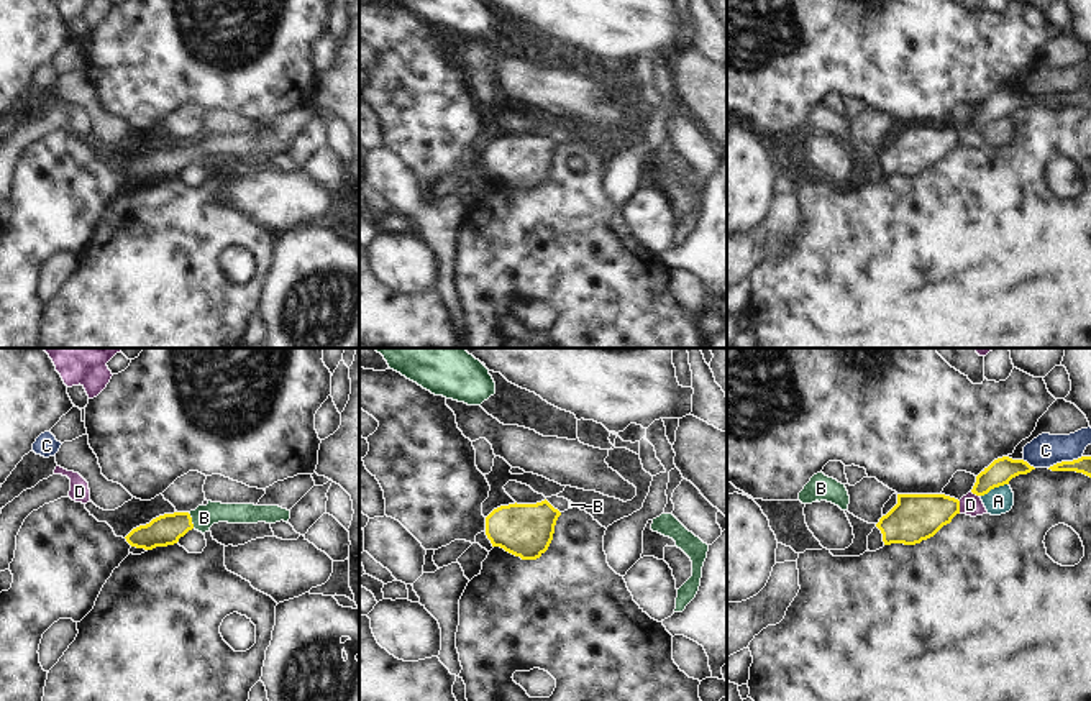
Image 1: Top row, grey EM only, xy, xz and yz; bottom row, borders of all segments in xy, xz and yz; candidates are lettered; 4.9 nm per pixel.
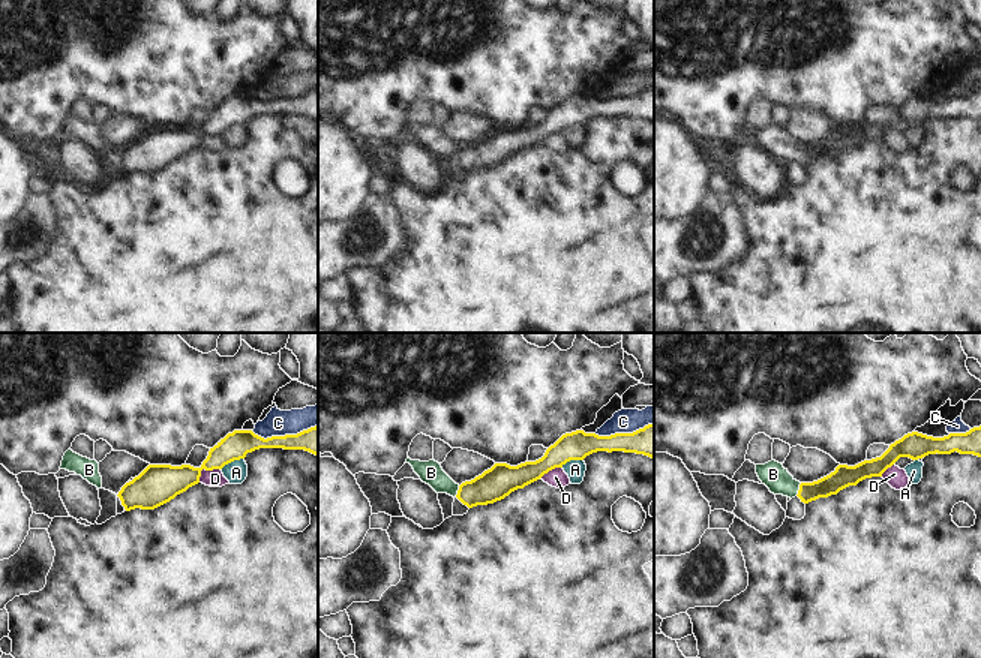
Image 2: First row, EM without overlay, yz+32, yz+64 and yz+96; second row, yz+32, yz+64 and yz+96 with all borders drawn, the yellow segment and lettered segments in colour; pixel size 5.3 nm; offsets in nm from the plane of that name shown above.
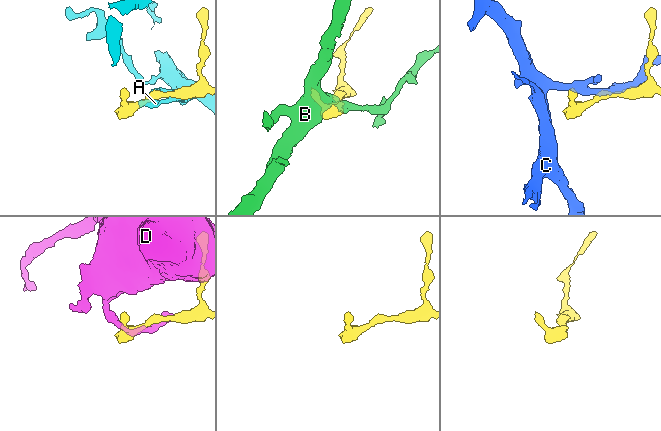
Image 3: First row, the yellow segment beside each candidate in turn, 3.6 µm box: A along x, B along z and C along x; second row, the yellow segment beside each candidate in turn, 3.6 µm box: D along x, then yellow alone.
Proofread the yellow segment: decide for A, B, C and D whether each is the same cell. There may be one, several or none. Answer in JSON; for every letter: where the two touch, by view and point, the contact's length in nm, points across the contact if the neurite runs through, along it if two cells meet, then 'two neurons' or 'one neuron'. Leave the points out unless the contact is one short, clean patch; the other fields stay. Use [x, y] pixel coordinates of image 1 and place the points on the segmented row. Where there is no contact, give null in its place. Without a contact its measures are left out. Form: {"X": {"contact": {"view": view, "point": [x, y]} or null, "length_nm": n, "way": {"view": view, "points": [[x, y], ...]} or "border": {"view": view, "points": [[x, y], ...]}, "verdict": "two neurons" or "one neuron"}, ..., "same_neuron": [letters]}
{"A": {"contact": {"view": "yz", "point": [993, 488]}, "length_nm": 160, "border": {"view": "yz", "points": [[1008, 483], [991, 488], [980, 496]]}, "verdict": "two neurons"}, "B": {"contact": {"view": "xy", "point": [191, 521]}, "length_nm": 90, "way": {"view": "xy", "points": [[163, 531], [191, 521], [204, 517]]}, "verdict": "one neuron"}, "C": {"contact": {"view": "yz", "point": [1065, 462]}, "length_nm": 180, "verdict": "two neurons"}, "D": {"contact": {"view": "yz", "point": [958, 508]}, "length_nm": 60, "verdict": "two neurons"}, "same_neuron": ["B"]}

